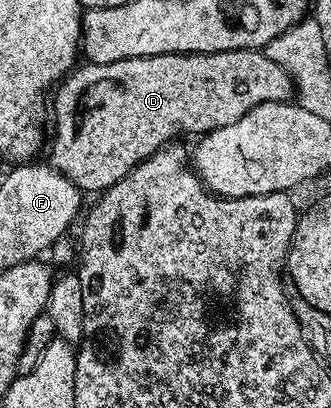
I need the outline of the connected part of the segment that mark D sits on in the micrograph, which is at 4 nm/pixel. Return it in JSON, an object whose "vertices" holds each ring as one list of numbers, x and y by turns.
{"vertices":[[247,49,245,51,217,51,216,53,204,53,199,55,197,53,179,53,177,55,145,55,144,57,128,57,124,61,112,61,111,63,91,63,87,62,86,67,79,66,77,69,70,72,61,83,57,84,56,90,52,95,52,138,48,143,48,151,50,147,50,159,48,159,49,166,54,170,60,172,64,177,71,179,77,185,79,191,83,193,101,193,106,191,112,185,116,185,116,181,120,181,132,169,136,169,136,165,140,165,148,157,156,154,166,143,175,142,179,137,186,137,182,135,194,135,193,137,201,137,207,135,210,131,216,129,224,129,224,125,232,125,232,121,240,121,240,117,244,117,244,113,248,113,252,109,256,109,256,105,264,105,265,103,284,103,287,102,295,94,295,85,293,79,290,78,288,72,280,67,275,61,269,60,262,49]]}

